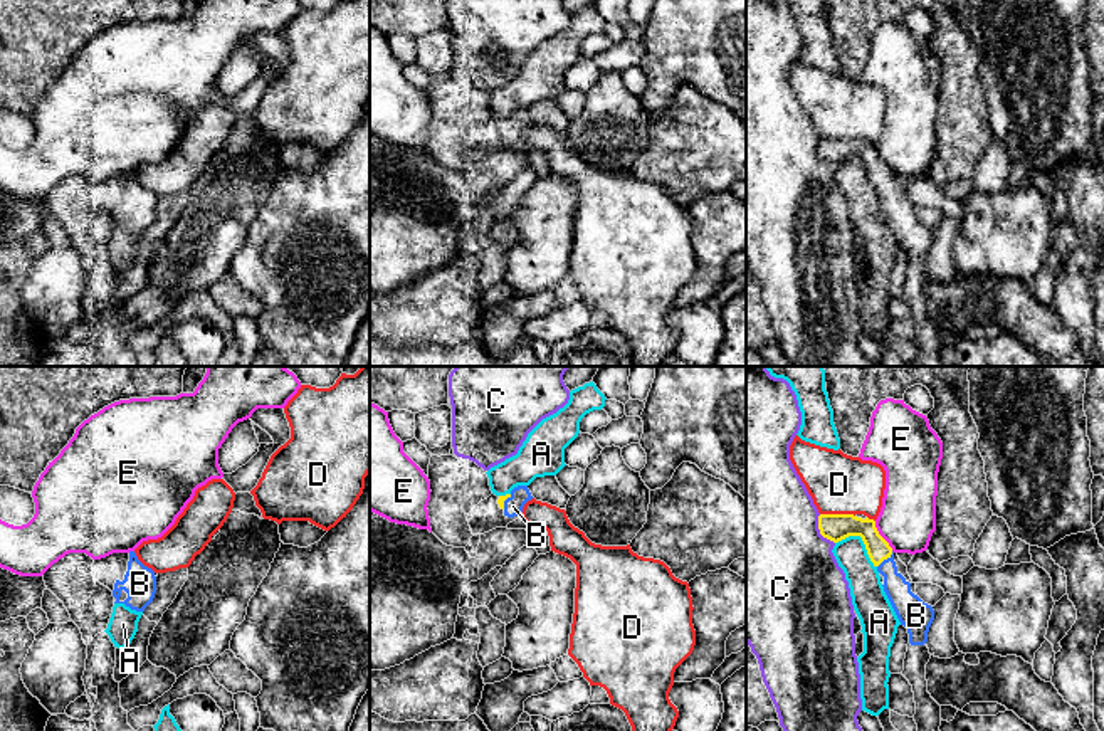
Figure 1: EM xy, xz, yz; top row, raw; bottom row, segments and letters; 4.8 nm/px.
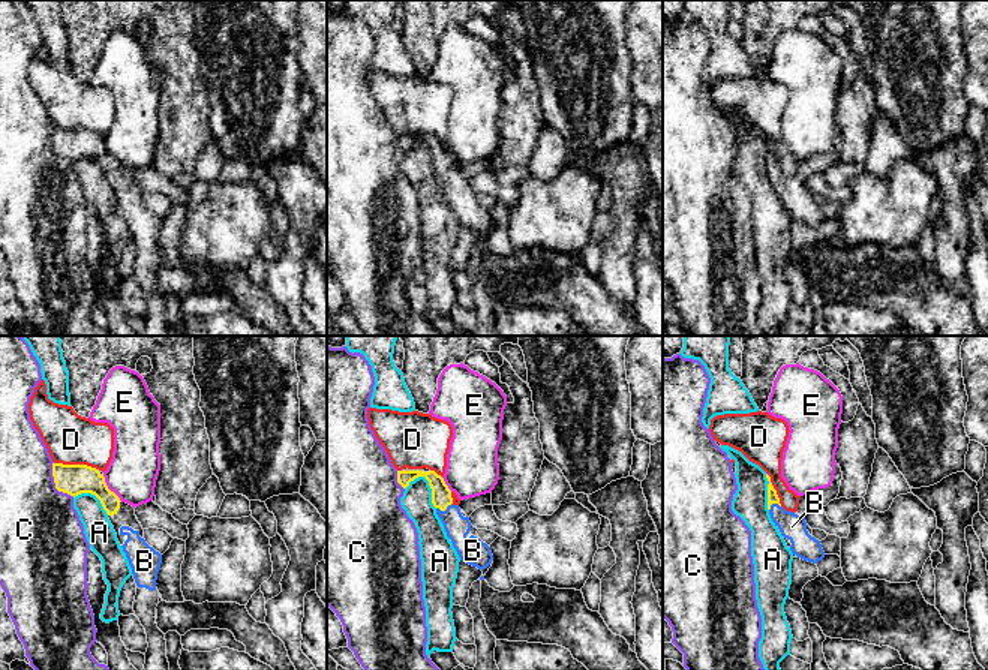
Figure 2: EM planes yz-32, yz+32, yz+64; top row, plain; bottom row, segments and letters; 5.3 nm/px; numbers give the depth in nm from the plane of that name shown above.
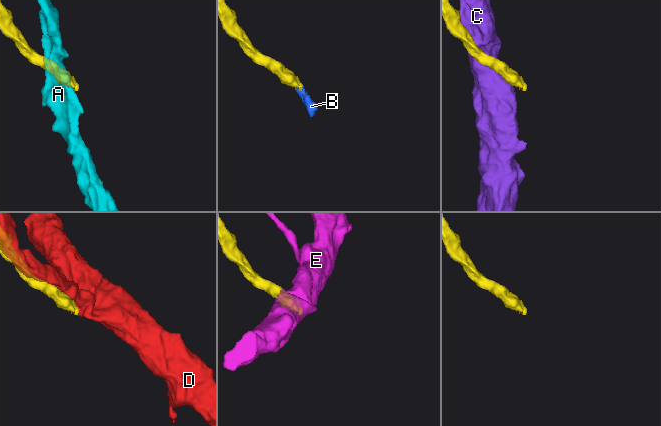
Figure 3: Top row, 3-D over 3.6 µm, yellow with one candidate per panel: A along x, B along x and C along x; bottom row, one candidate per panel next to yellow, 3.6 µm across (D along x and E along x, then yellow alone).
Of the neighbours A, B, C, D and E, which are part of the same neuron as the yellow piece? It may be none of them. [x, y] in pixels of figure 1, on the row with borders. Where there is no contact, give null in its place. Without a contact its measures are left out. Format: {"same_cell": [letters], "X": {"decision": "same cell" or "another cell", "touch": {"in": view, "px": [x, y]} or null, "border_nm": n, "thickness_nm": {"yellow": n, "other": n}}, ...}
{"same_cell": ["B"], "A": {"decision": "another cell", "touch": {"in": "yz", "px": [862, 540]}, "border_nm": 240, "thickness_nm": {"yellow": 130, "other": 160}}, "B": {"decision": "same cell", "touch": {"in": "yz", "px": [884, 558]}, "border_nm": 110, "thickness_nm": {"yellow": 110, "other": 130}}, "C": {"decision": "another cell", "touch": {"in": "yz", "px": [820, 531]}, "border_nm": 160, "thickness_nm": {"yellow": 130, "other": 500}}, "D": {"decision": "another cell", "touch": {"in": "yz", "px": [837, 515]}, "border_nm": 170, "thickness_nm": {"yellow": 130, "other": 280}}, "E": {"decision": "another cell", "touch": {"in": "yz", "px": [881, 536]}, "border_nm": 170, "thickness_nm": {"yellow": 130, "other": 280}}}

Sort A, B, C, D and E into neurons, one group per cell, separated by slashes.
A / B / C / D / E

